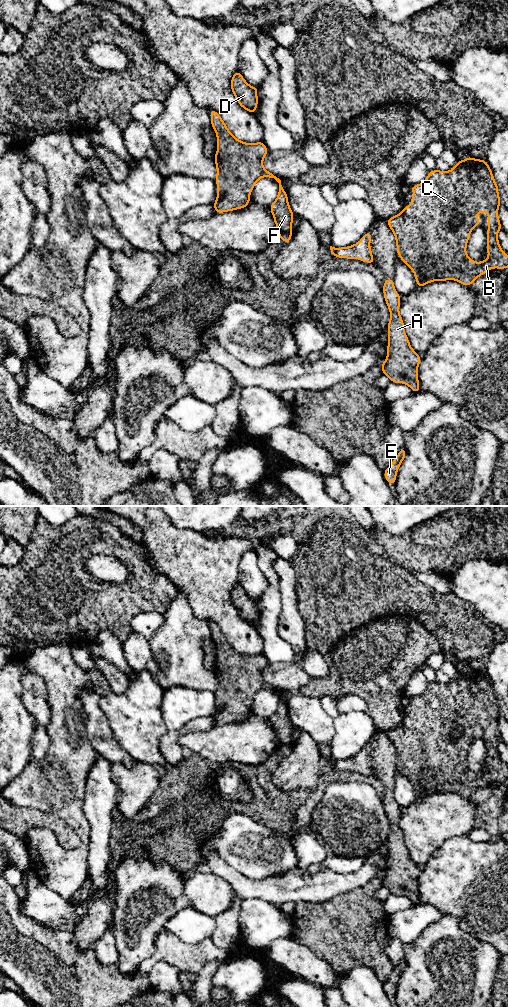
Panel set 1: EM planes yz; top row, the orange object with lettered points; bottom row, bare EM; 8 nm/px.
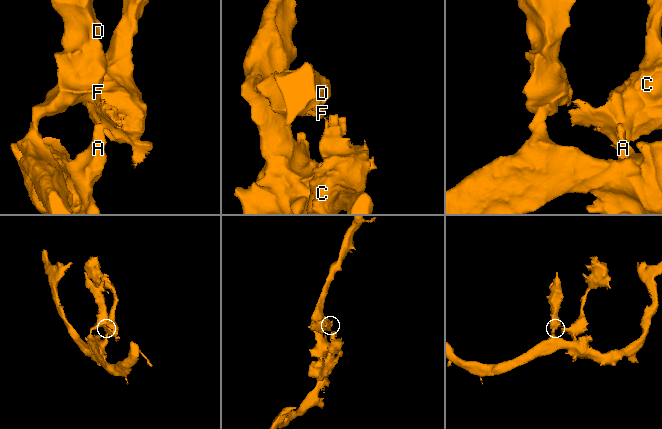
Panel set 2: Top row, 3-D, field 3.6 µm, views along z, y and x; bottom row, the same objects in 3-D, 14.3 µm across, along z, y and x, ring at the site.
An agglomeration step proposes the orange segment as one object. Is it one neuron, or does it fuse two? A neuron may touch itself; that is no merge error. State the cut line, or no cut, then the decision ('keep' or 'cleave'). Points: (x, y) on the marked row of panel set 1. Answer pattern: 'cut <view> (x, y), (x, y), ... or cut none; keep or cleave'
cut yz (291, 232), (280, 236); cleave

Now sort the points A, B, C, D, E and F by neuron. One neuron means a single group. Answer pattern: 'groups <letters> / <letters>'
groups A D E F / B C

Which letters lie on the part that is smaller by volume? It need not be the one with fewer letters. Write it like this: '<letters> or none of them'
B, C

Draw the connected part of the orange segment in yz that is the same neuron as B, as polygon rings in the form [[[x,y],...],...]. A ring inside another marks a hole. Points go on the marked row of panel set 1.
[[[469,155],[447,171],[430,171],[424,183],[410,187],[413,190],[412,204],[396,216],[387,219],[393,231],[397,255],[413,271],[417,287],[433,281],[455,280],[470,286],[479,276],[490,269],[508,267],[508,255],[501,249],[498,232],[501,223],[498,217],[500,196],[492,171],[485,160]],[[477,213],[488,213],[487,252],[488,258],[482,262],[471,260],[466,247],[473,228],[480,225]]]

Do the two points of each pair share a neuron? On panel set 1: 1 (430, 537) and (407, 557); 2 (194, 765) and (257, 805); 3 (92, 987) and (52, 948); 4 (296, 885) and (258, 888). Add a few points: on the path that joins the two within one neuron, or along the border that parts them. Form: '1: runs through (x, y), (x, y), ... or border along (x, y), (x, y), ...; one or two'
1: runs through (424, 543), (416, 551), (413, 551); one
2: runs through (194, 786), (210, 804), (236, 804); one
3: runs through (81, 977), (76, 972), (73, 972), (61, 959); one
4: runs through (287, 887), (267, 888); one

